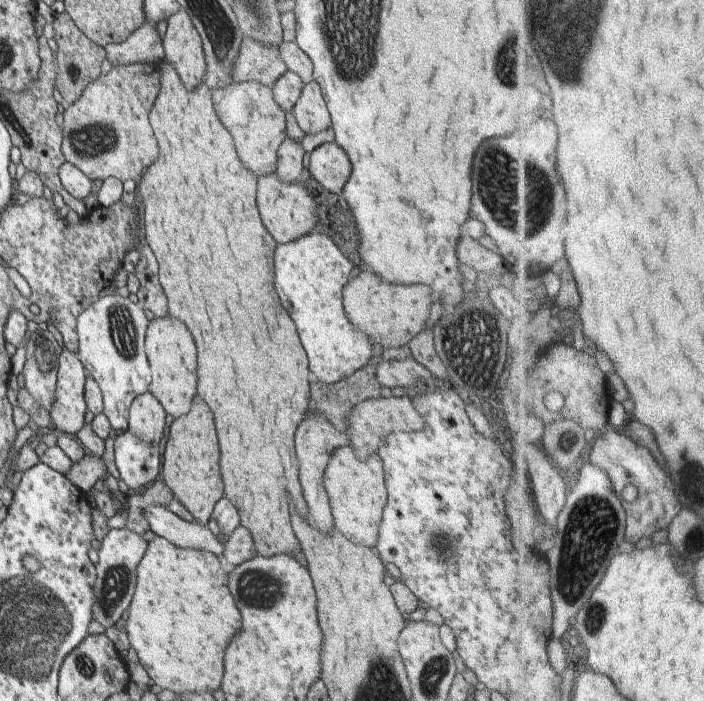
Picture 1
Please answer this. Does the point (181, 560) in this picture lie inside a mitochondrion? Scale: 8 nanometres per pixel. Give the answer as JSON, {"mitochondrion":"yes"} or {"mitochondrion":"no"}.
{"mitochondrion":"no"}

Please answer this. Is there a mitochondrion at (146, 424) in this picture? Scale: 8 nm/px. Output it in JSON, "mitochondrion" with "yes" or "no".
{"mitochondrion":"no"}

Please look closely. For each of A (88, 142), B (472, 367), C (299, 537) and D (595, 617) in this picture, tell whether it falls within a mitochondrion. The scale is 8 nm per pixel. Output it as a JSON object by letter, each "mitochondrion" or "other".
{"A":"mitochondrion","B":"mitochondrion","C":"other","D":"mitochondrion"}

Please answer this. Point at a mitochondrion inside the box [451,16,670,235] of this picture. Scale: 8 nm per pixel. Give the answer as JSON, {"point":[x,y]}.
{"point":[503,38]}

